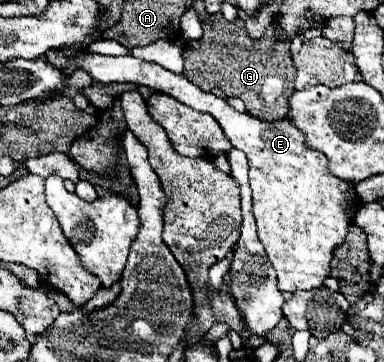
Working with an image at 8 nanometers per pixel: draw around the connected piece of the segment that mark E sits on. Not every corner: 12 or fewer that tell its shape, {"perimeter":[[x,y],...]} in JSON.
{"perimeter":[[45,54],[211,114],[249,160],[279,290],[321,288],[361,200],[289,120],[135,56]]}

